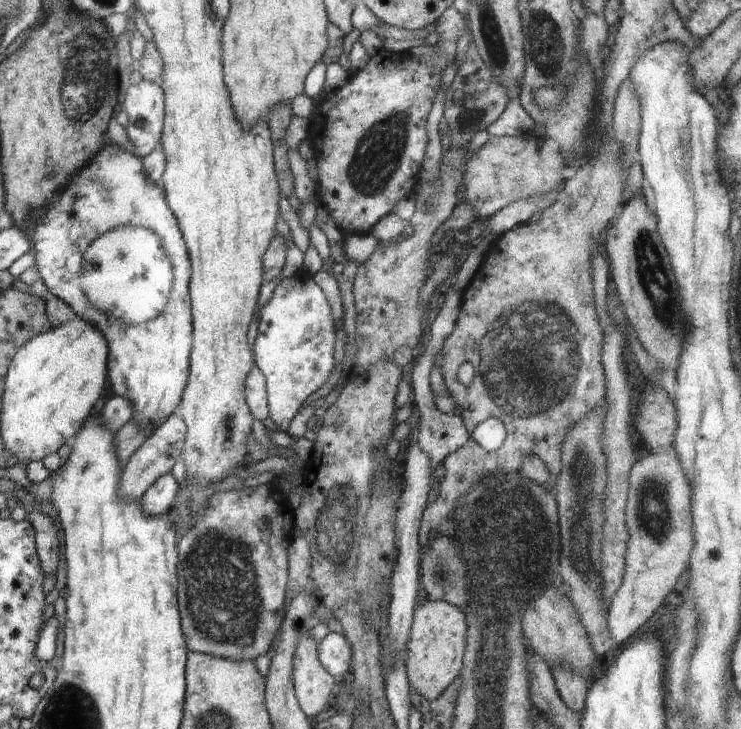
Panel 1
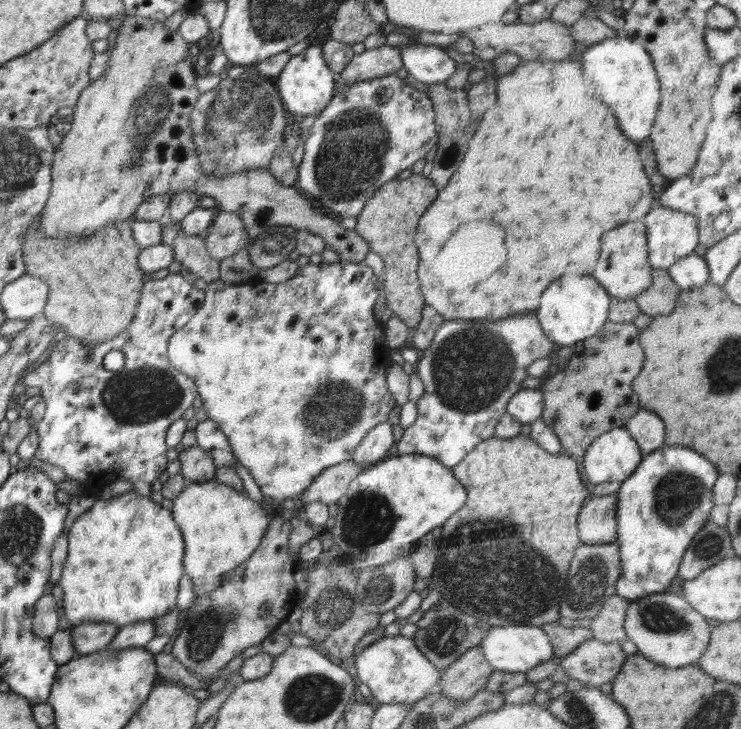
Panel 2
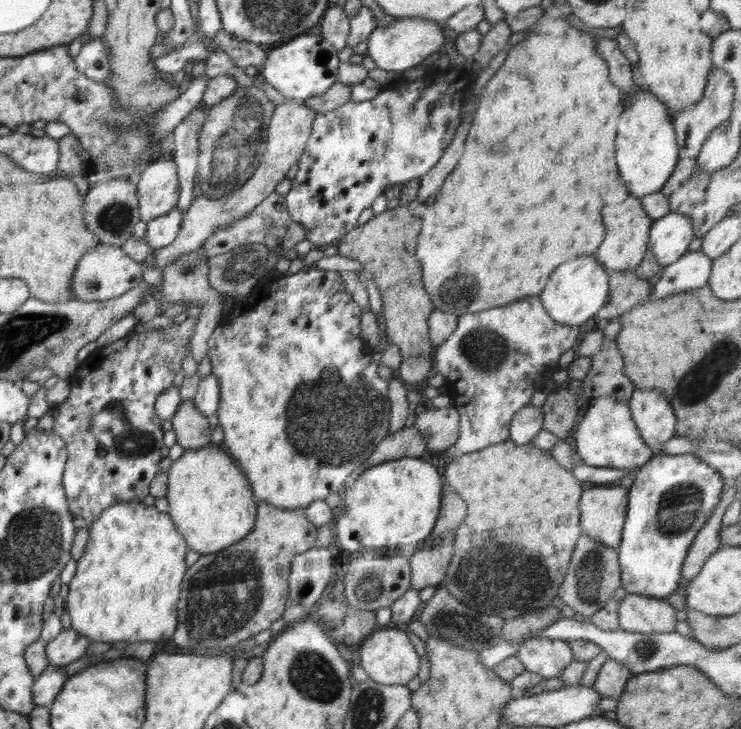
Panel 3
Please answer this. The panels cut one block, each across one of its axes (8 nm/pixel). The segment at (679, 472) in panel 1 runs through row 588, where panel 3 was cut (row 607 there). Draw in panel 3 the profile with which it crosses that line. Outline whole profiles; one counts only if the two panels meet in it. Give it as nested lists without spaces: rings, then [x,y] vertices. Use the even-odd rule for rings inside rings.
[[[626,593],[619,602],[619,628],[642,634],[674,632],[677,610],[666,599]]]

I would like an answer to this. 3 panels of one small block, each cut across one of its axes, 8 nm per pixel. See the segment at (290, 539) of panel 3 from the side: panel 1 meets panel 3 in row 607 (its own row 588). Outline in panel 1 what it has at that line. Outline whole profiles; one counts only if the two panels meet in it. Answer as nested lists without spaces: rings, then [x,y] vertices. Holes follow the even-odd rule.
[[[271,483],[257,485],[254,487],[244,487],[239,490],[217,491],[208,498],[206,512],[200,512],[194,519],[192,527],[185,535],[180,536],[177,541],[178,549],[178,606],[182,614],[182,632],[186,638],[187,649],[189,652],[200,652],[218,656],[218,658],[230,658],[230,660],[248,660],[255,662],[260,654],[269,653],[285,617],[284,602],[286,602],[286,588],[288,583],[288,548],[293,540],[293,524],[295,522],[295,510],[289,505],[289,502],[279,488]]]

